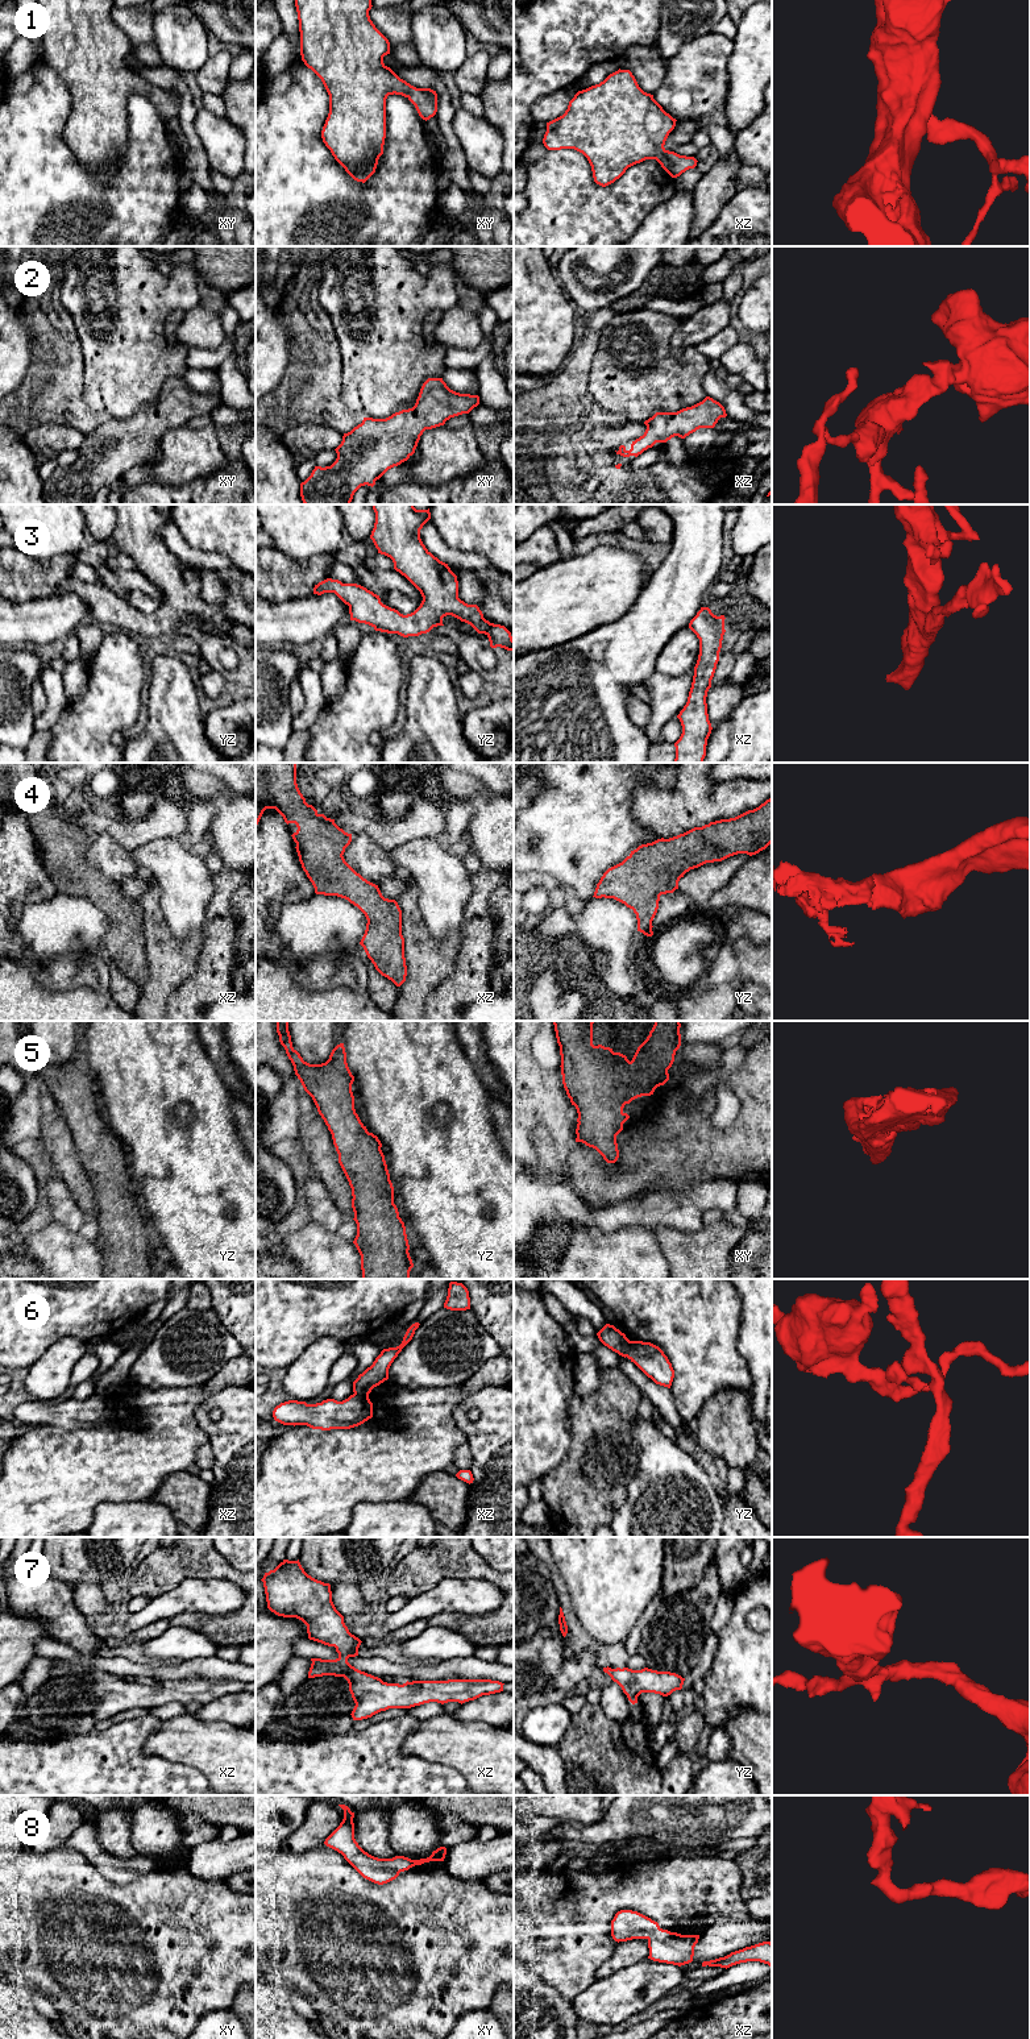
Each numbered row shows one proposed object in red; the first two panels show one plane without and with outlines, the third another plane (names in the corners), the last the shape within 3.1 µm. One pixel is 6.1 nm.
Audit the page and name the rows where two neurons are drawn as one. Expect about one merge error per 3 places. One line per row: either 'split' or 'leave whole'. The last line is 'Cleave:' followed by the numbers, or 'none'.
1: leave whole
2: leave whole
3: leave whole
4: leave whole
5: leave whole
6: split
7: leave whole
8: leave whole
Cleave: 6

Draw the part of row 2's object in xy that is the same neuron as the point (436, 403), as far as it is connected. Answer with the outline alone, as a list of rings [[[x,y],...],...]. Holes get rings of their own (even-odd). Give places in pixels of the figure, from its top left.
[[[428,378],[412,408],[402,410],[386,419],[364,418],[362,423],[344,433],[335,449],[336,461],[331,466],[315,466],[311,476],[300,483],[304,504],[350,504],[361,486],[374,486],[389,469],[407,461],[414,453],[425,429],[444,425],[450,418],[469,414],[479,404],[478,395],[460,394],[450,390],[443,378]]]

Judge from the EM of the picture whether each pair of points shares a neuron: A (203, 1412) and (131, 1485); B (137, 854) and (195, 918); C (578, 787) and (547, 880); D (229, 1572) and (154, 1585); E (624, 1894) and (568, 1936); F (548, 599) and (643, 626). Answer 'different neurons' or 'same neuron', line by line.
A: different neurons
B: same neuron
C: different neurons
D: same neuron
E: same neuron
F: different neurons

